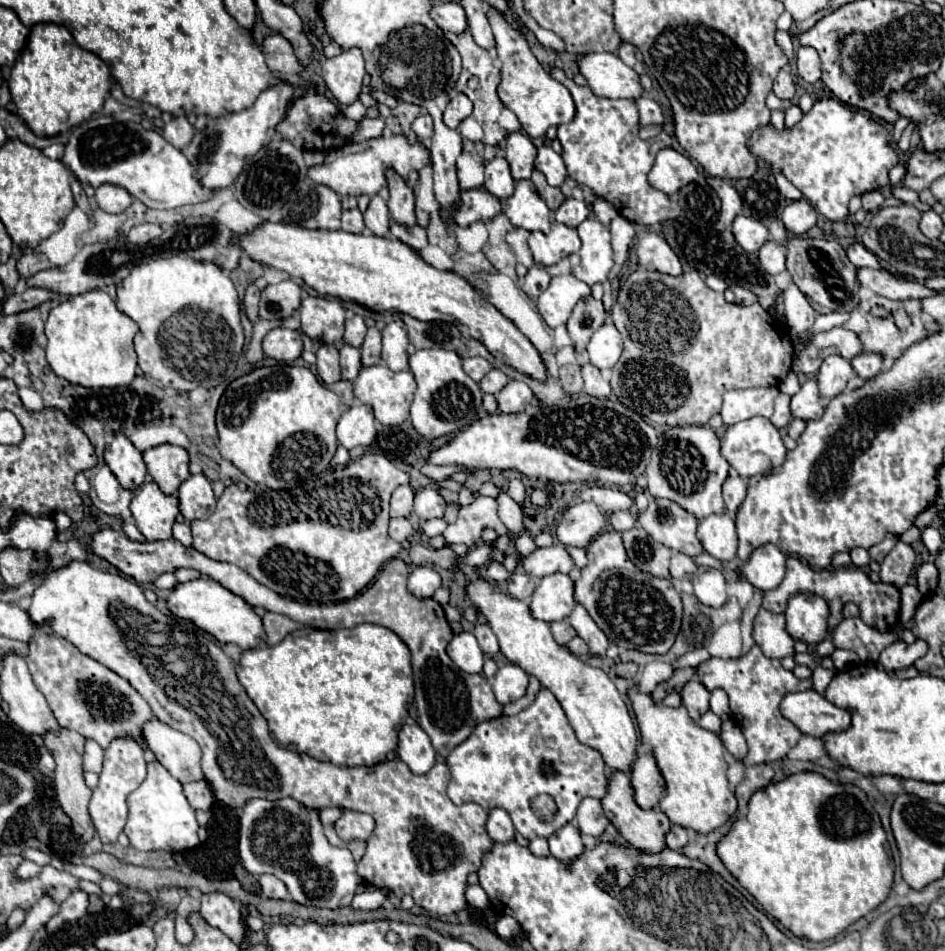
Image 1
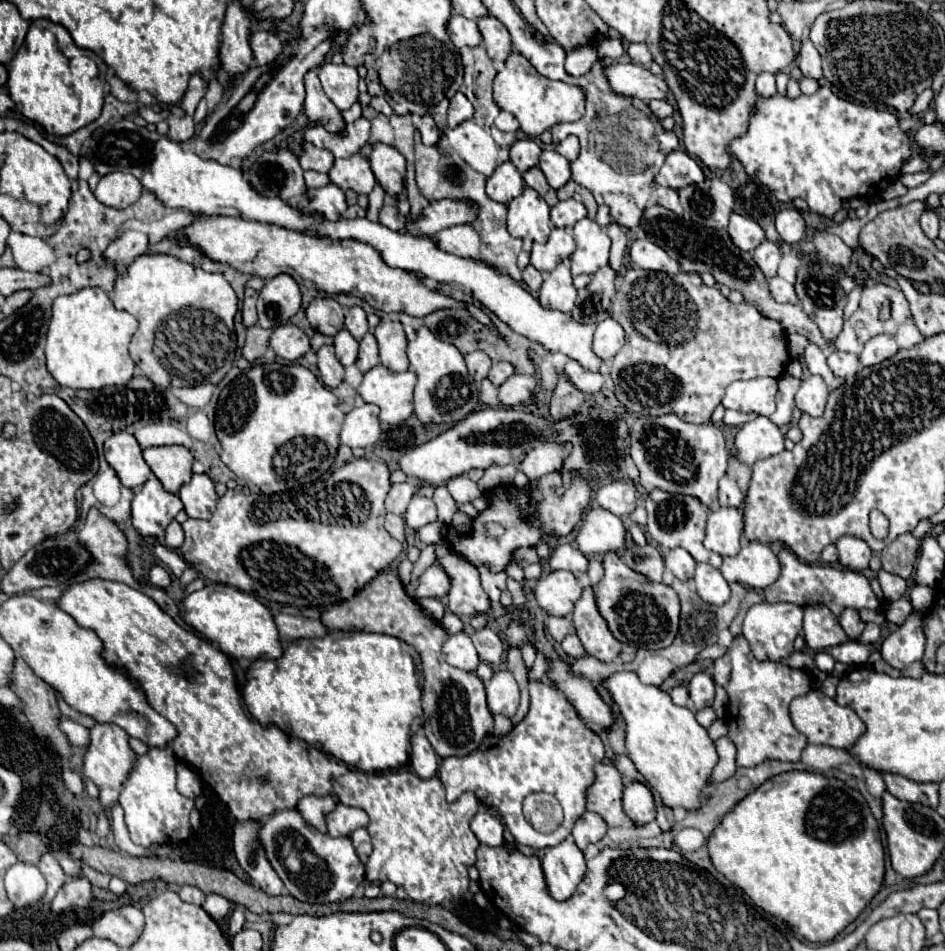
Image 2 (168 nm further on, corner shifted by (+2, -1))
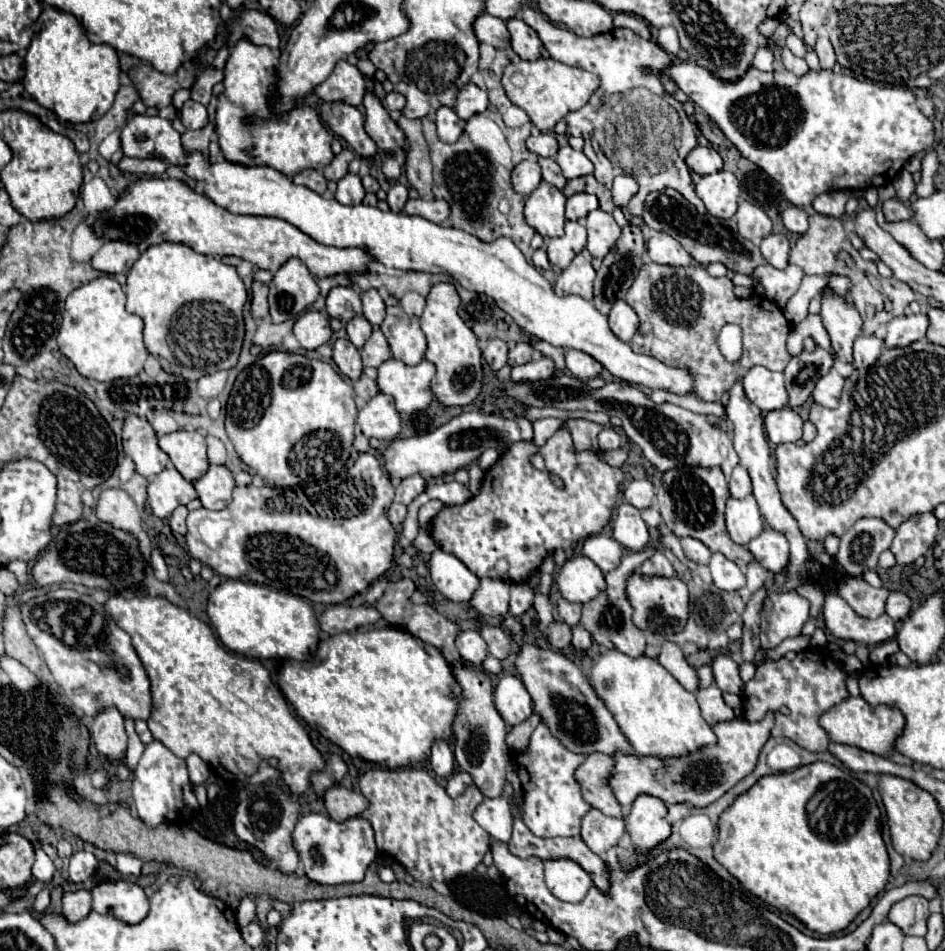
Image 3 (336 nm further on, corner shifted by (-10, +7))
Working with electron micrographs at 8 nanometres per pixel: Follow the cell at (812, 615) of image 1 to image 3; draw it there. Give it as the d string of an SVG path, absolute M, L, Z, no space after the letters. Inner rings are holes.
M828 594L824 598L822 618L826 630L838 640L854 640L870 646L886 642L896 634L896 624L888 614L882 614L876 620L862 618L838 594Z

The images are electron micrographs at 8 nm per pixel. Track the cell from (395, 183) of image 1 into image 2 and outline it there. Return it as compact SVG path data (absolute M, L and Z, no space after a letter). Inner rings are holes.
M374 142L370 144L368 160L370 160L370 168L376 180L392 196L392 200L396 200L396 196L404 188L404 174L406 174L404 156L394 146Z

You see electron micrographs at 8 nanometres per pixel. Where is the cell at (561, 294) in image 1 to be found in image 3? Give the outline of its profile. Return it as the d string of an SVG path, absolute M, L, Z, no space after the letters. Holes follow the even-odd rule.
M578 254L578 256L574 256L572 264L560 272L554 292L558 296L576 294L576 296L582 296L584 300L592 300L594 278L596 278L596 272L594 272L590 260L586 260L582 254Z

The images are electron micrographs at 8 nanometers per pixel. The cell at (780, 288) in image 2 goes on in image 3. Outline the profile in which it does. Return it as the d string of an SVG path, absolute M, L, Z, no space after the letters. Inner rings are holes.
M762 264L760 268L756 268L756 276L760 278L760 284L764 284L768 300L776 302L782 308L798 292L804 272L800 272L800 268L792 264L784 270L776 270L770 264Z

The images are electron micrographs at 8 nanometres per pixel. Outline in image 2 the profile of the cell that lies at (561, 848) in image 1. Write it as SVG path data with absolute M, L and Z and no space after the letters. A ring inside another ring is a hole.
M572 838L548 848L542 858L542 872L548 884L548 894L554 900L568 900L586 872L586 860L582 850Z

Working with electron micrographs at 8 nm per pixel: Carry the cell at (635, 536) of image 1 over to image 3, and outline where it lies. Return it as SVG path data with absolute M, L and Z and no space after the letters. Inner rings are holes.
M656 550L654 556L650 556L644 562L640 572L646 574L646 576L674 576L674 568L672 568L672 564L668 562L668 558L664 556L662 550Z

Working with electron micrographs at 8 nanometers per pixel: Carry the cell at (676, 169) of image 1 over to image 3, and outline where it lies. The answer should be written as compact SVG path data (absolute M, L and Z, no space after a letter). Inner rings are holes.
M696 146L688 156L686 156L686 164L692 172L704 176L704 174L714 174L718 170L722 170L722 158L714 148L708 146Z

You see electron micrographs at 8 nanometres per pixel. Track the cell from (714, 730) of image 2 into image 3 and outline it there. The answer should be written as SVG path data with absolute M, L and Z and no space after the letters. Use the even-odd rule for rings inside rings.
M716 684L704 688L704 690L698 690L696 694L698 698L698 704L700 704L700 710L702 710L702 716L708 724L720 724L720 722L728 722L728 720L734 720L734 710L722 700L722 692L716 688Z

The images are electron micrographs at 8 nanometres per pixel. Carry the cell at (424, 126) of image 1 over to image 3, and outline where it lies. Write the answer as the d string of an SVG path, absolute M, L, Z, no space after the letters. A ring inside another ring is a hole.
M438 108L436 110L436 128L442 142L456 142L464 132L464 120L452 108Z

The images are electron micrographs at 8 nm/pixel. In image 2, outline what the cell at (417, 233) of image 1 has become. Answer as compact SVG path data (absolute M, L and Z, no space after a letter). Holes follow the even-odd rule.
M386 202L386 204L382 206L378 220L380 220L380 224L388 226L390 230L404 230L404 228L406 228L406 220L404 220L404 216L398 214L396 204L392 204L392 202Z

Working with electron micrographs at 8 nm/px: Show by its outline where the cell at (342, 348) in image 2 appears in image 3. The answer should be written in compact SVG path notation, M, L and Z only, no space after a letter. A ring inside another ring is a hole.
M356 316L346 324L346 332L348 332L348 340L360 350L366 344L368 336L372 334L372 326L368 324L368 320L364 320L364 316Z

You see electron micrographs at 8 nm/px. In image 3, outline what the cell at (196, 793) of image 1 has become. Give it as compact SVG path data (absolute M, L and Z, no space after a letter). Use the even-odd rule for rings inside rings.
M190 754L190 756L186 758L186 766L188 766L190 782L192 782L194 786L204 784L204 782L208 780L208 776L210 776L210 768L208 768L208 764L206 764L204 760L200 760L200 756Z

